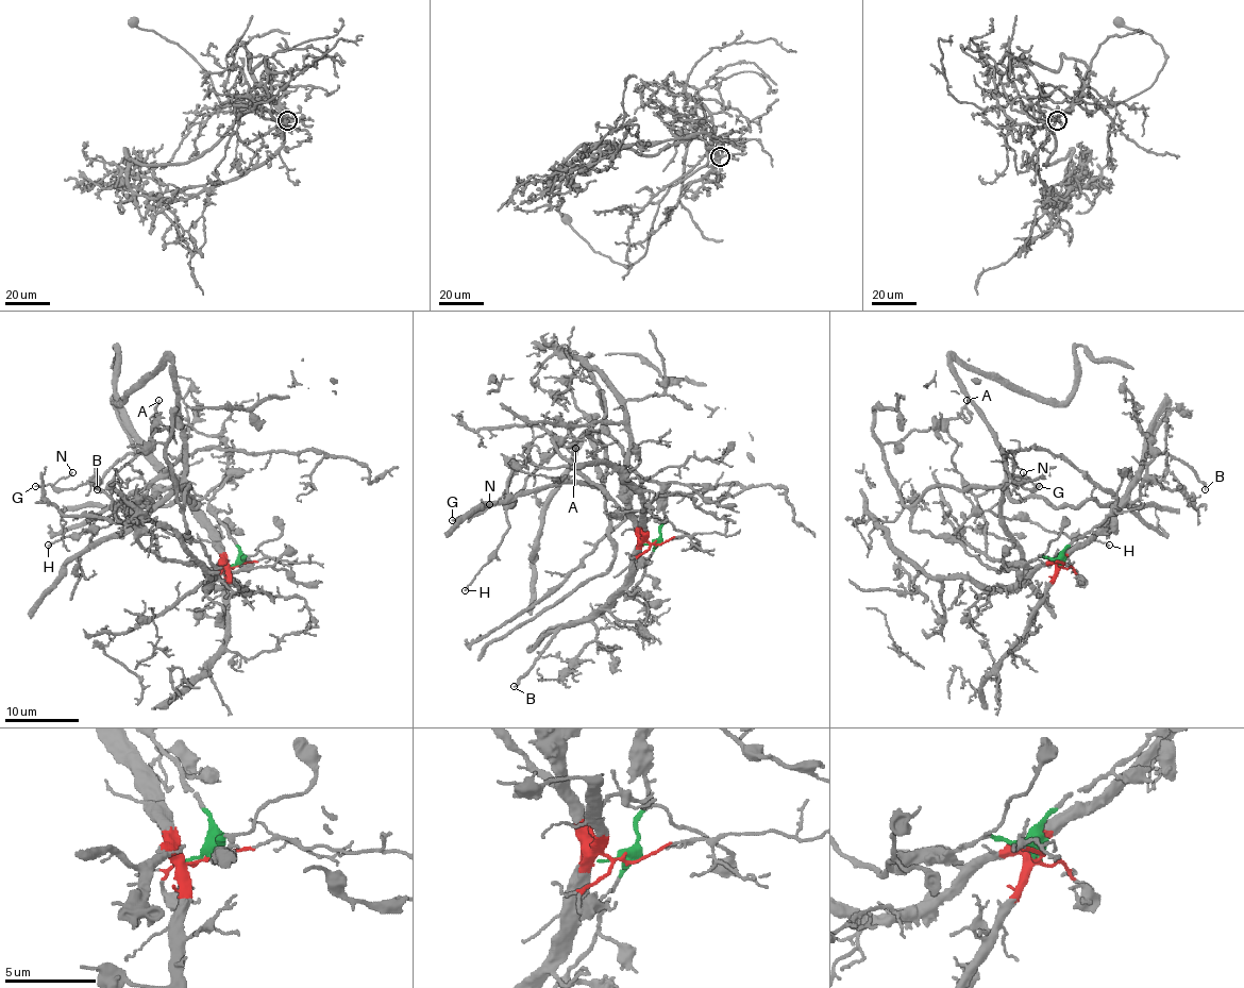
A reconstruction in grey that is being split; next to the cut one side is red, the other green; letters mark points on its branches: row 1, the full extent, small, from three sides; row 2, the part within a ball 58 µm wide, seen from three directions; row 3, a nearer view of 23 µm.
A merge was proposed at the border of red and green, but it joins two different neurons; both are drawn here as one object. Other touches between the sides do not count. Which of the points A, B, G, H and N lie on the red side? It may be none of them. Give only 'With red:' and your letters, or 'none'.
With red: A, B, G, N

